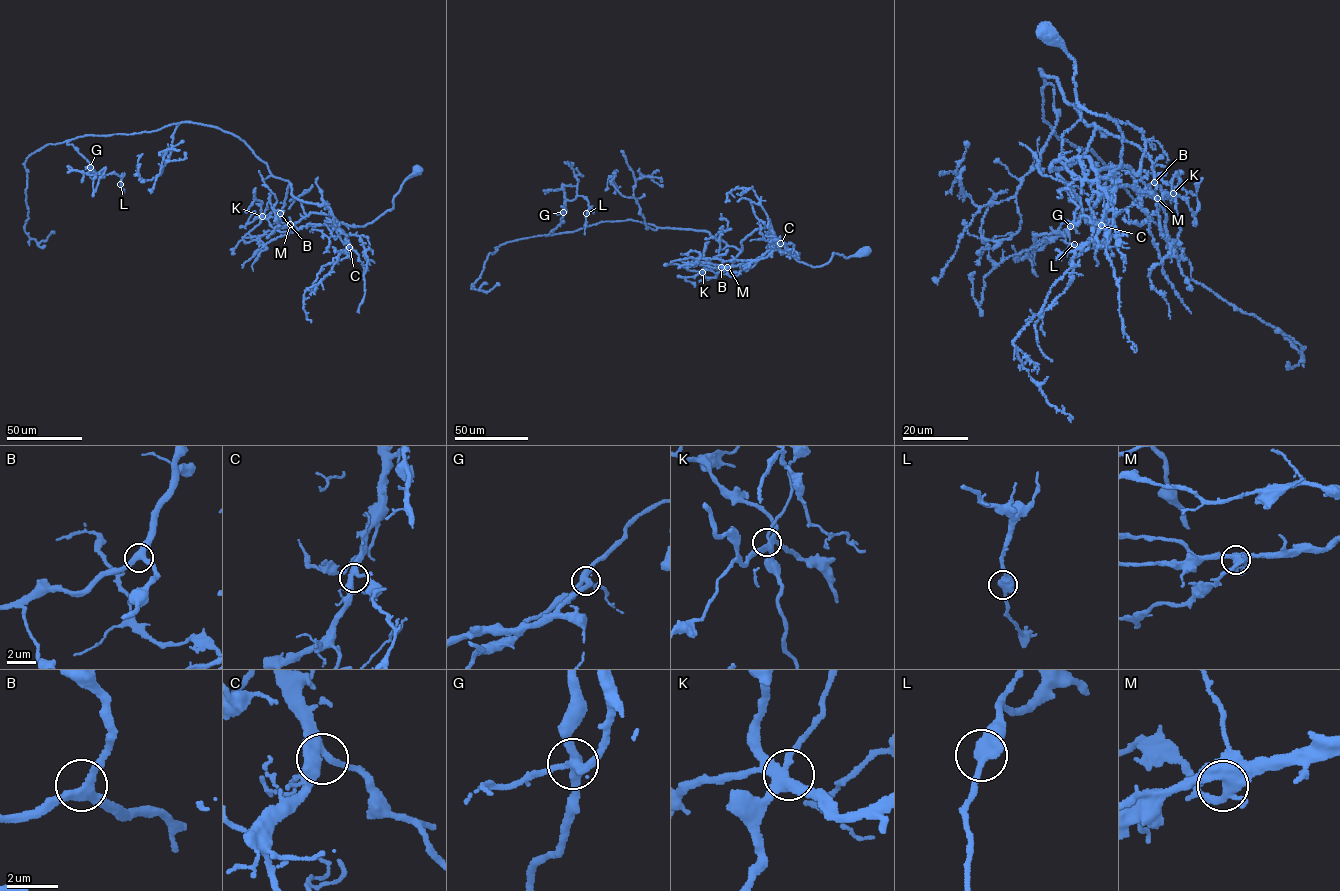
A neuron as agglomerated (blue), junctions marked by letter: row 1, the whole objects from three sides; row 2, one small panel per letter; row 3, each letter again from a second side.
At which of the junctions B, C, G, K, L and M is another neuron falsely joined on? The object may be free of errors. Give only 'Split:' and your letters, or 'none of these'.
Split: G

